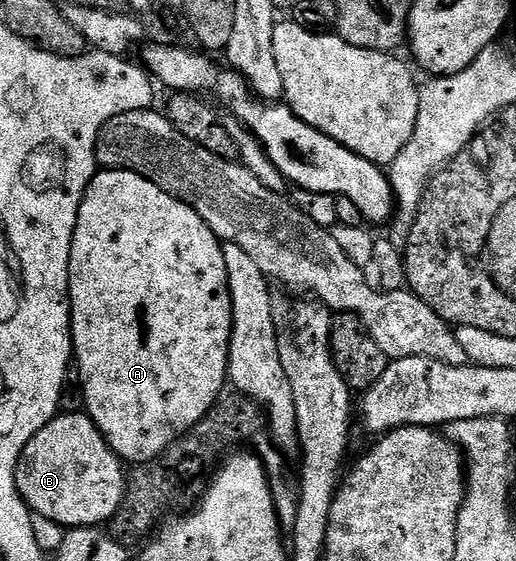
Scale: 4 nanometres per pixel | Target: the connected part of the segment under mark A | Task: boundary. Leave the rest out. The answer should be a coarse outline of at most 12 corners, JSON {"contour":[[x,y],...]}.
{"contour":[[132,170],[70,248],[84,410],[155,462],[229,381],[224,246]]}

